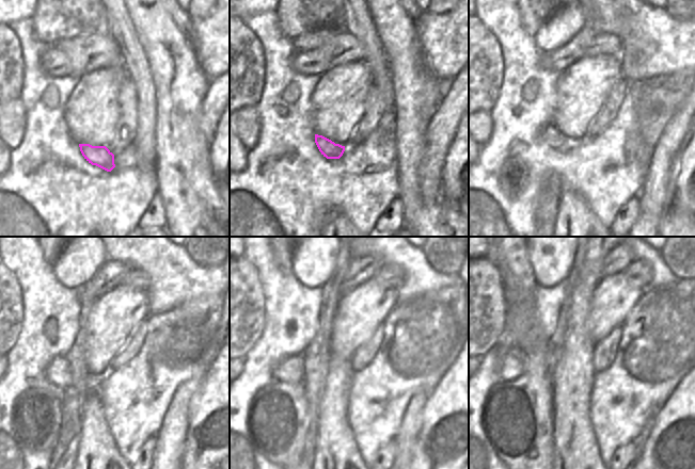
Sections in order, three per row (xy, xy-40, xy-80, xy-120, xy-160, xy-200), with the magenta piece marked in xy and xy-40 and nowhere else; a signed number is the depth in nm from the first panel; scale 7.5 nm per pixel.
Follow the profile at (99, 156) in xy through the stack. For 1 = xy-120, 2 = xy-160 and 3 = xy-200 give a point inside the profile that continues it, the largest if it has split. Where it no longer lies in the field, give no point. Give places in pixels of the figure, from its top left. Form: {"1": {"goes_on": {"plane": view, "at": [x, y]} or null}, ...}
{"1": {"goes_on": {"plane": "xy-120", "at": [58, 372]}}, "2": {"goes_on": {"plane": "xy-160", "at": [290, 370]}}, "3": {"goes_on": {"plane": "xy-200", "at": [511, 366]}}}

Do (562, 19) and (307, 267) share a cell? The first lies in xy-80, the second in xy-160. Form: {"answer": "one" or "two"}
{"answer": "one"}

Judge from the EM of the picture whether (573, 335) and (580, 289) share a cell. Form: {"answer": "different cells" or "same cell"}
{"answer": "same cell"}

